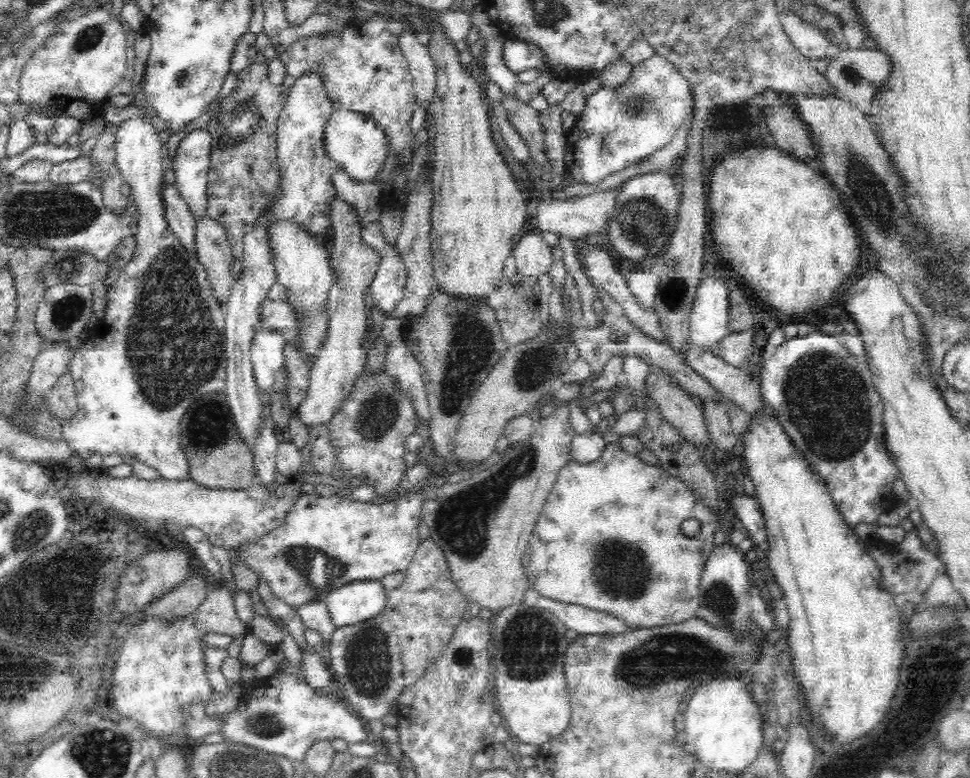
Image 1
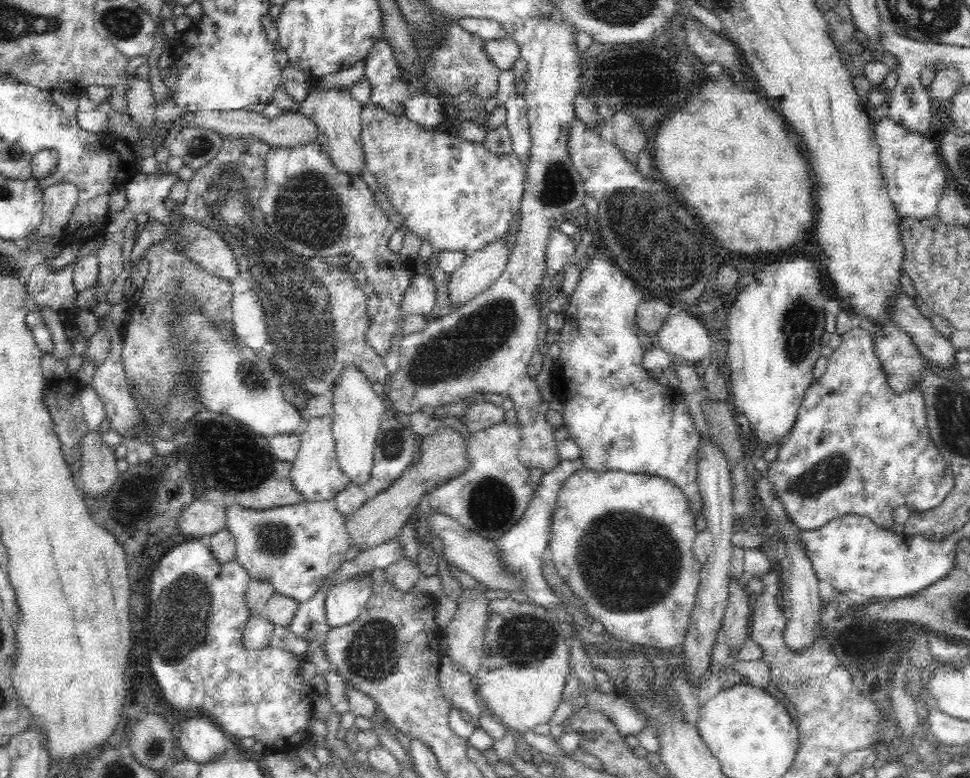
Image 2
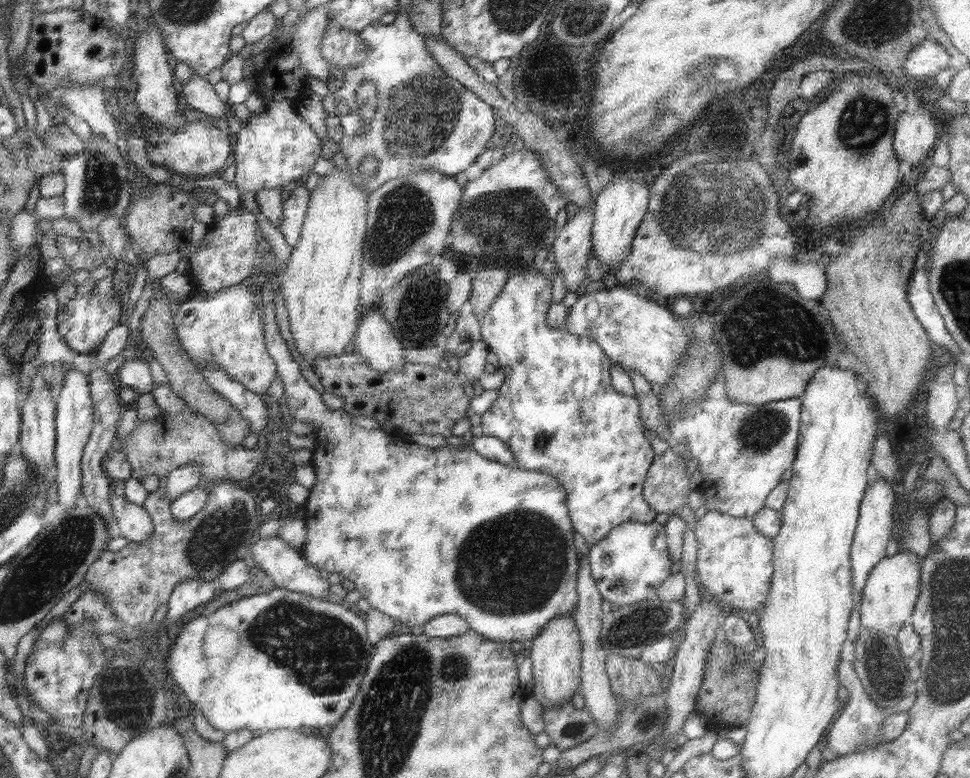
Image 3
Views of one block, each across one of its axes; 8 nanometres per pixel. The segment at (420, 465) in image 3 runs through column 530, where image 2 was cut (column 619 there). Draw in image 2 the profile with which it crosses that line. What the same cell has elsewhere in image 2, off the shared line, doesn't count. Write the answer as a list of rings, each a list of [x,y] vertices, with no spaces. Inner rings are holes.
[[[582,468],[572,474],[558,492],[548,548],[558,574],[570,586],[572,594],[584,602],[590,620],[600,622],[614,640],[674,650],[686,640],[700,588],[702,566],[694,558],[696,536],[696,520],[690,512],[690,504],[682,490],[670,480],[620,470],[592,472]]]

